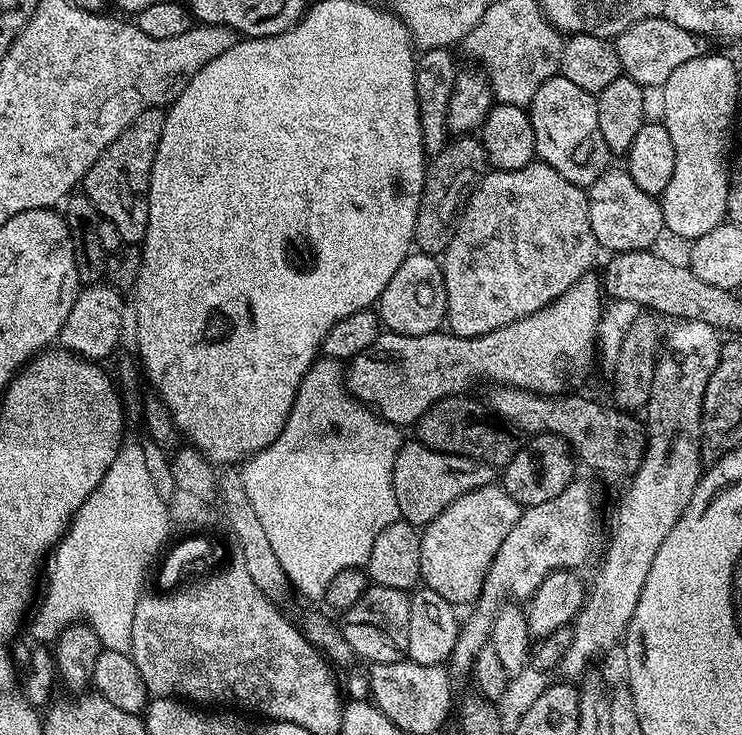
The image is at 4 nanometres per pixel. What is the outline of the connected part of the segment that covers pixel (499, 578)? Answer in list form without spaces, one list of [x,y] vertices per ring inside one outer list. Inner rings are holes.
[[[574,478],[550,502],[542,506],[525,508],[521,511],[514,530],[506,534],[506,542],[498,546],[498,554],[484,579],[479,596],[474,601],[474,609],[461,623],[458,642],[454,642],[450,671],[453,677],[467,677],[478,650],[489,647],[492,624],[496,614],[509,602],[527,602],[542,586],[544,577],[550,570],[572,570],[592,552],[596,540],[596,496],[592,488],[581,478]],[[516,599],[516,600],[512,600]]]

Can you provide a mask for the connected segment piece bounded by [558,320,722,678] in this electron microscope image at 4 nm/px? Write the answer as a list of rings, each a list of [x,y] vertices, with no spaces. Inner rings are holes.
[[[684,320],[672,332],[672,337],[667,337],[666,340],[666,354],[661,355],[656,362],[656,369],[654,370],[654,386],[650,386],[650,398],[646,405],[646,427],[648,429],[648,449],[644,452],[644,461],[642,466],[638,466],[636,473],[630,477],[628,489],[624,492],[624,497],[620,500],[620,505],[616,508],[616,525],[612,528],[612,537],[608,540],[608,553],[604,556],[604,565],[600,568],[600,573],[593,578],[592,584],[590,580],[590,587],[587,589],[584,597],[584,607],[581,608],[580,613],[576,615],[574,623],[571,625],[572,641],[570,642],[570,650],[566,650],[566,658],[562,658],[560,667],[558,669],[559,675],[562,674],[564,678],[576,678],[572,676],[583,677],[589,671],[592,660],[599,658],[603,652],[608,652],[612,647],[621,643],[624,631],[628,629],[630,618],[634,614],[634,606],[638,606],[638,598],[642,594],[642,586],[646,586],[646,574],[650,574],[650,565],[654,563],[654,554],[658,554],[658,546],[662,546],[662,542],[666,538],[666,534],[670,534],[670,530],[674,530],[674,526],[678,522],[678,518],[682,518],[682,514],[686,510],[686,506],[690,502],[690,498],[694,494],[694,490],[698,486],[702,475],[702,461],[700,458],[700,437],[702,435],[702,425],[704,422],[704,395],[706,394],[706,386],[710,382],[710,374],[718,366],[720,361],[720,349],[722,347],[721,333],[714,326],[710,326],[706,322],[698,320]]]

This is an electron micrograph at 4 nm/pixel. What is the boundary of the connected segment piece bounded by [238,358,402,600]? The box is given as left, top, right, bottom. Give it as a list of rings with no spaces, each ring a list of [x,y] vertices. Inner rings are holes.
[[[320,358],[310,366],[310,370],[298,386],[298,394],[294,398],[294,406],[286,418],[286,426],[282,430],[282,434],[278,434],[278,438],[274,438],[274,442],[270,442],[270,446],[266,446],[261,452],[243,461],[242,469],[244,468],[244,473],[239,473],[239,480],[244,484],[246,496],[250,498],[250,503],[254,506],[259,521],[262,522],[262,527],[272,550],[276,553],[276,558],[280,560],[280,564],[294,590],[296,588],[310,598],[321,599],[328,588],[328,584],[338,573],[344,569],[362,568],[367,565],[370,550],[374,546],[374,538],[378,538],[378,534],[382,534],[382,530],[386,530],[386,526],[390,526],[395,520],[400,519],[398,502],[394,498],[394,482],[392,481],[394,458],[402,443],[400,432],[401,429],[397,425],[389,424],[388,421],[380,419],[371,408],[364,407],[359,400],[353,397],[348,390],[346,372],[341,361]]]

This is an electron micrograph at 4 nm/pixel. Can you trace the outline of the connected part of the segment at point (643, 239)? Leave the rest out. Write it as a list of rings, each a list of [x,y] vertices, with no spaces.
[[[609,167],[592,184],[587,185],[588,217],[590,230],[594,230],[594,238],[601,249],[609,253],[643,252],[651,249],[665,231],[661,201],[657,197],[646,194],[646,190],[638,190],[634,178],[623,167]]]

